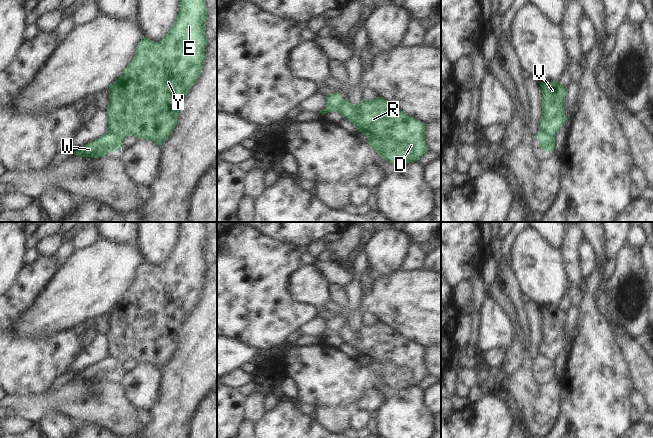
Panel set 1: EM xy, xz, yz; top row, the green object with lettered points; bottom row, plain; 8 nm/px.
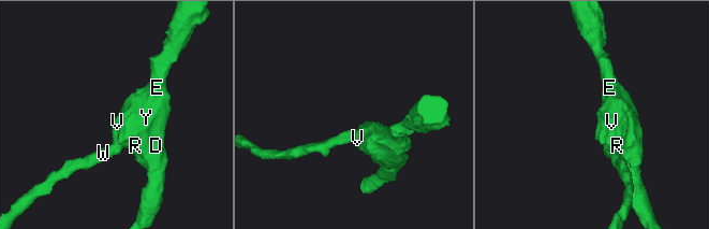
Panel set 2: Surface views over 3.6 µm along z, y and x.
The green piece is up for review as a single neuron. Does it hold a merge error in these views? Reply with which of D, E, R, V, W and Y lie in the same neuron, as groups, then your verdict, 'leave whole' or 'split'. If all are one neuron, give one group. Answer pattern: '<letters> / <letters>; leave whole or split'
D E R V Y / W; split

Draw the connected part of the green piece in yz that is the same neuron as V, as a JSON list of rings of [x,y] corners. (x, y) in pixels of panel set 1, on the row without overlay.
[[[559,305],[539,307],[543,318],[539,355],[555,362],[568,342],[566,340],[567,312]]]

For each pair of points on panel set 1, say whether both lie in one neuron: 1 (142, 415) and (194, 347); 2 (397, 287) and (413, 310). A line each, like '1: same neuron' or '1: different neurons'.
1: different neurons
2: same neuron

